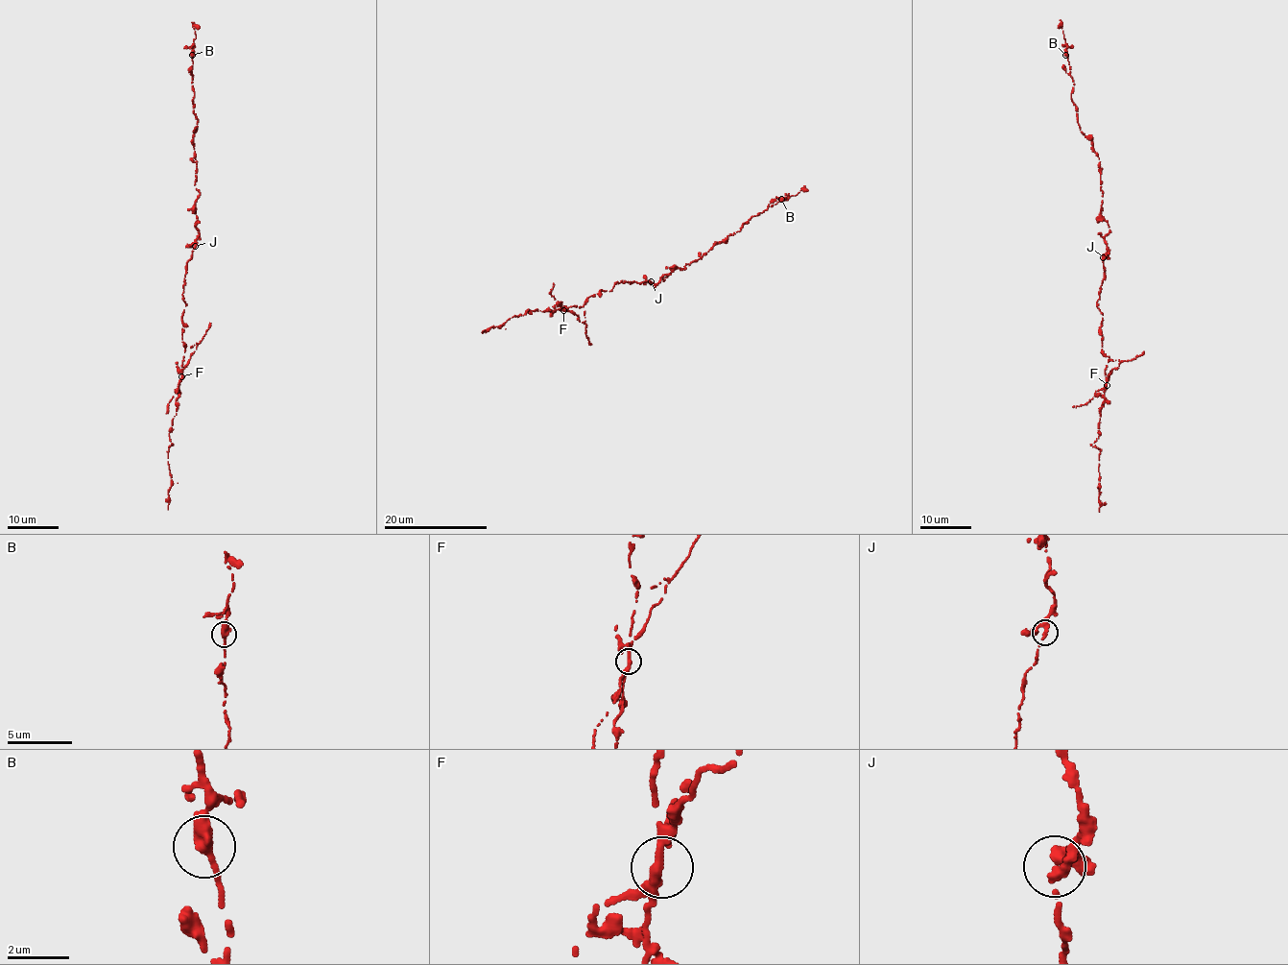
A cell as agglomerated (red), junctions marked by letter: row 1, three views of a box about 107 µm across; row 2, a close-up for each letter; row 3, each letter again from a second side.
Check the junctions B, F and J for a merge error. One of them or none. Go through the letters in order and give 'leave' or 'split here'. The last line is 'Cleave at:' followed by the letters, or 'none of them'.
B: leave
F: split here
J: leave
Cleave at: F

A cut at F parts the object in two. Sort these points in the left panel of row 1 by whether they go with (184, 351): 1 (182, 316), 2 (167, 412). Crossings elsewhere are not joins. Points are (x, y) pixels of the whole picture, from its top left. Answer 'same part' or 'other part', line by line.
1: same part
2: other part

